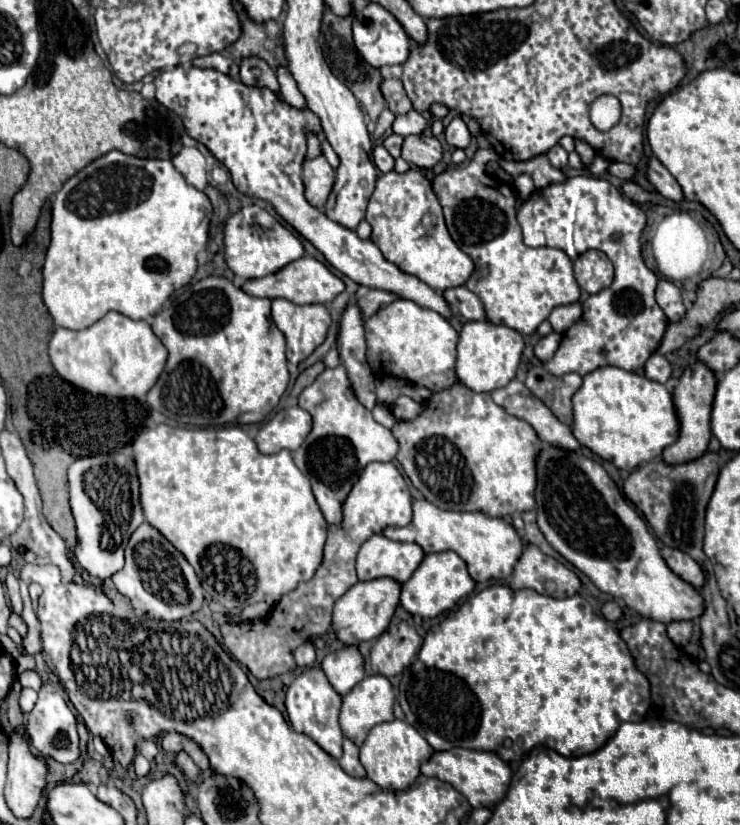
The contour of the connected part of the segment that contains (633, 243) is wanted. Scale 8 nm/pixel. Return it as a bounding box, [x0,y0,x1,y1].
[518,177,668,377]

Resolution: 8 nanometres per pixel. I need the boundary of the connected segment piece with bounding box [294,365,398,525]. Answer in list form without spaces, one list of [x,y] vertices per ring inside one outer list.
[[[344,365],[320,373],[320,377],[302,391],[298,405],[312,415],[314,425],[300,449],[294,451],[294,463],[310,481],[326,521],[330,525],[340,525],[344,497],[348,497],[364,465],[372,461],[394,461],[398,441],[390,429],[376,423],[372,413],[360,405],[350,387]]]

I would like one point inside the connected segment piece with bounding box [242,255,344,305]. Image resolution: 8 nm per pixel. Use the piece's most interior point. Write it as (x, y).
(307, 280)

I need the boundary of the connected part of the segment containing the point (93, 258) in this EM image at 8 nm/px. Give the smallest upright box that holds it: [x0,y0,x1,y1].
[44,151,212,329]

